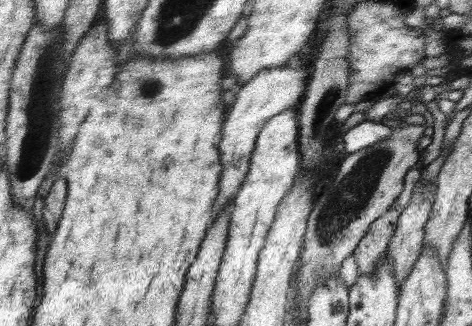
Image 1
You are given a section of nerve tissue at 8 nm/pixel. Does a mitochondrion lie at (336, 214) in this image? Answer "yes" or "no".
yes

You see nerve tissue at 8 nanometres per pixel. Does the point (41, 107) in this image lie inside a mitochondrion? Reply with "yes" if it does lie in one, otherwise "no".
yes

